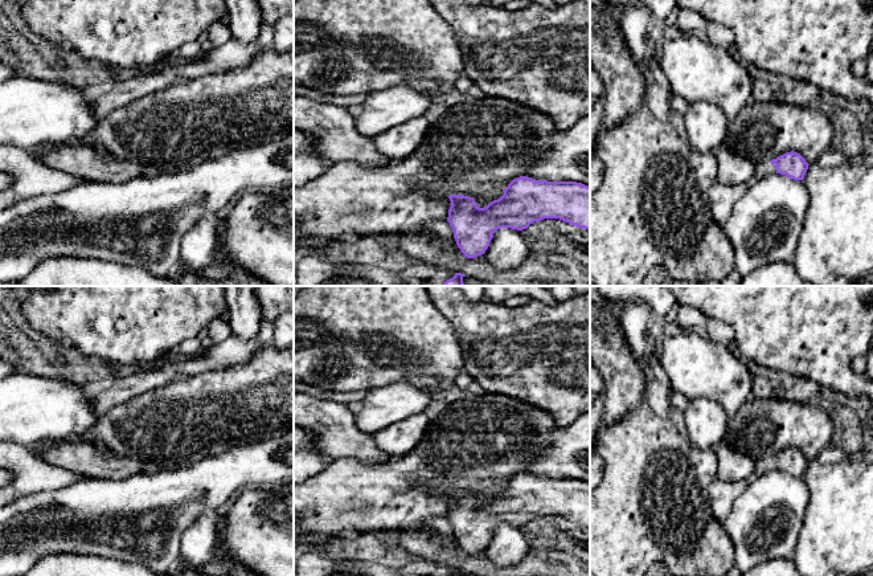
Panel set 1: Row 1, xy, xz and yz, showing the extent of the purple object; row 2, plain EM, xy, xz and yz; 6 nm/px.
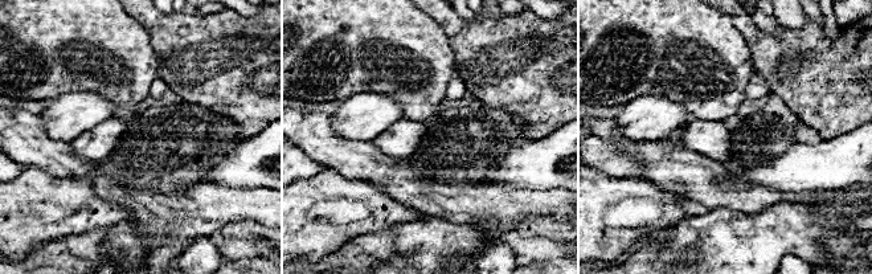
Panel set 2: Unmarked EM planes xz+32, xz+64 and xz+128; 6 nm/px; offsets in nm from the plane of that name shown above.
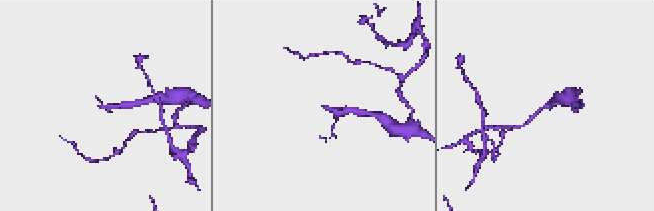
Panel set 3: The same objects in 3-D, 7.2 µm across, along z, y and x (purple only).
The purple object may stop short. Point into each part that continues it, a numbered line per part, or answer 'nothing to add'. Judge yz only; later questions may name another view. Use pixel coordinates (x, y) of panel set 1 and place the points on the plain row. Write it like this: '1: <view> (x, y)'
1: yz (763, 465)

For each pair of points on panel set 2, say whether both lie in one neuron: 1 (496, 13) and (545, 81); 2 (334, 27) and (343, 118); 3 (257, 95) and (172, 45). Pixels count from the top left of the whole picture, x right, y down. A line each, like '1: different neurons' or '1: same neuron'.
1: different neurons
2: different neurons
3: same neuron

